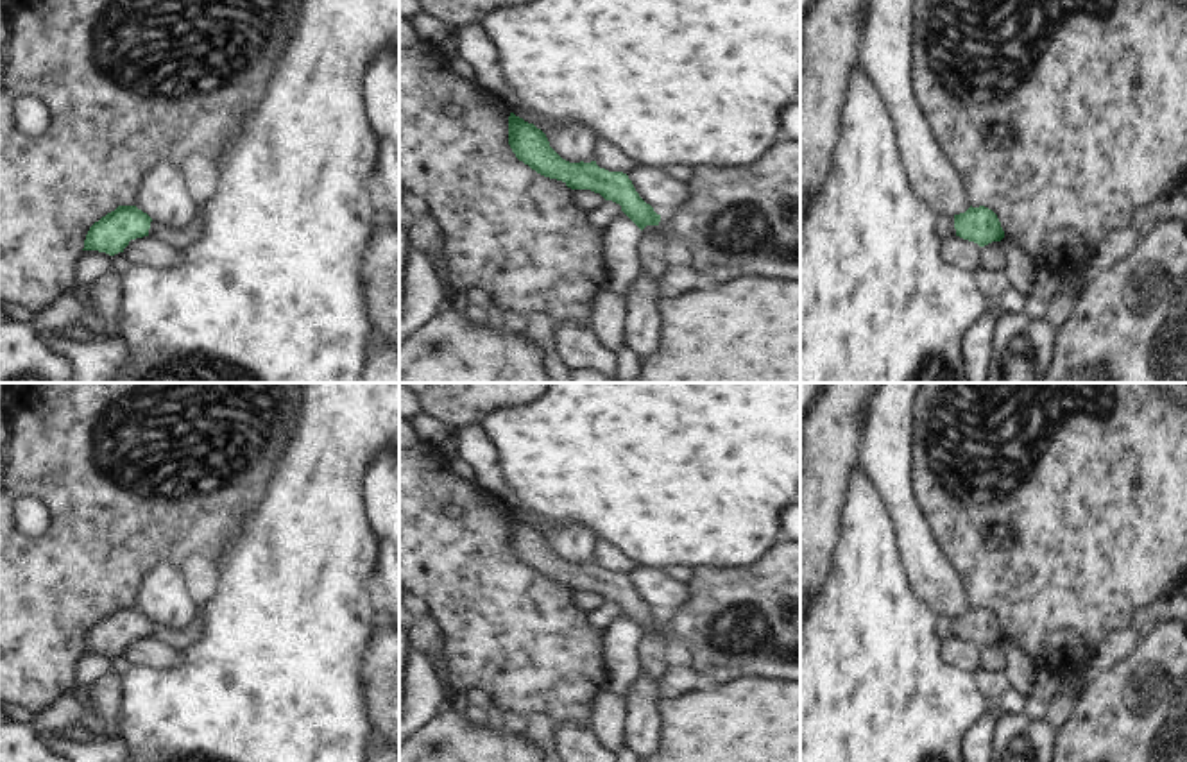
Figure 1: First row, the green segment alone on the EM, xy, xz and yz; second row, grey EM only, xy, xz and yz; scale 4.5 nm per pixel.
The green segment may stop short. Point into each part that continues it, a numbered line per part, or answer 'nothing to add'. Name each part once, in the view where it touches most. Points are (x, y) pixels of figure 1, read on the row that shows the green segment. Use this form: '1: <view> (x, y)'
nothing to add.

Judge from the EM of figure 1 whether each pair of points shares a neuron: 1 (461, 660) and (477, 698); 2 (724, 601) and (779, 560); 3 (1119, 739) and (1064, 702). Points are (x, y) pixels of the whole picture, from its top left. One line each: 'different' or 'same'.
1: different
2: same
3: different

